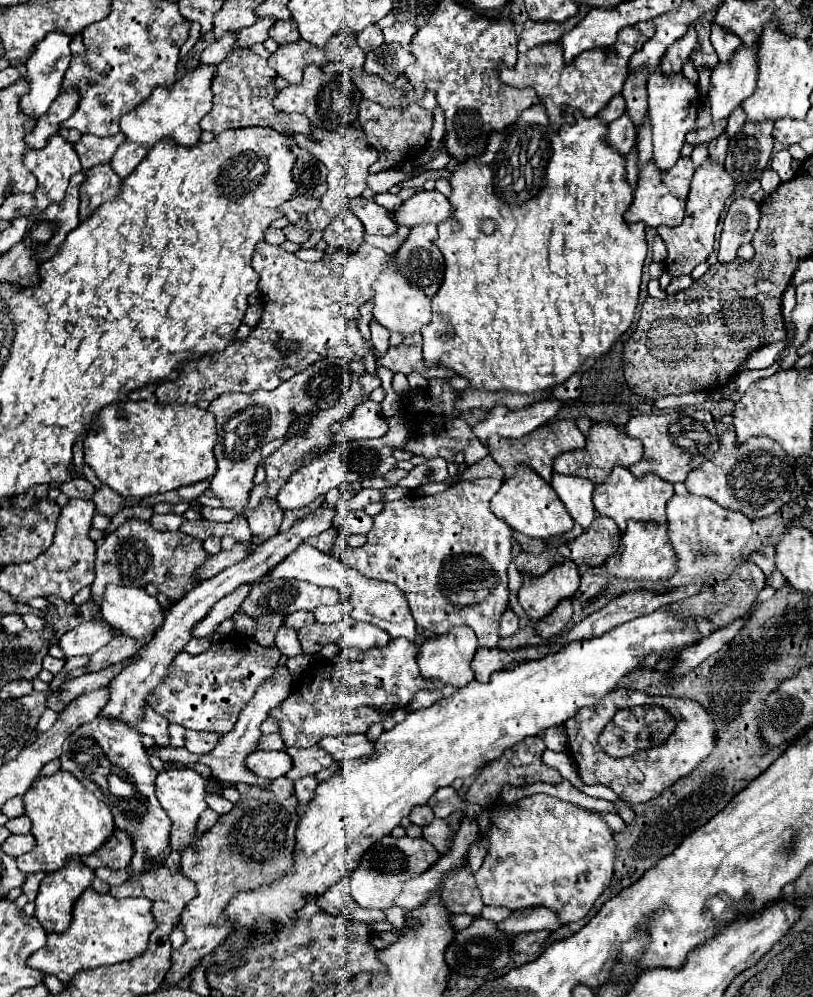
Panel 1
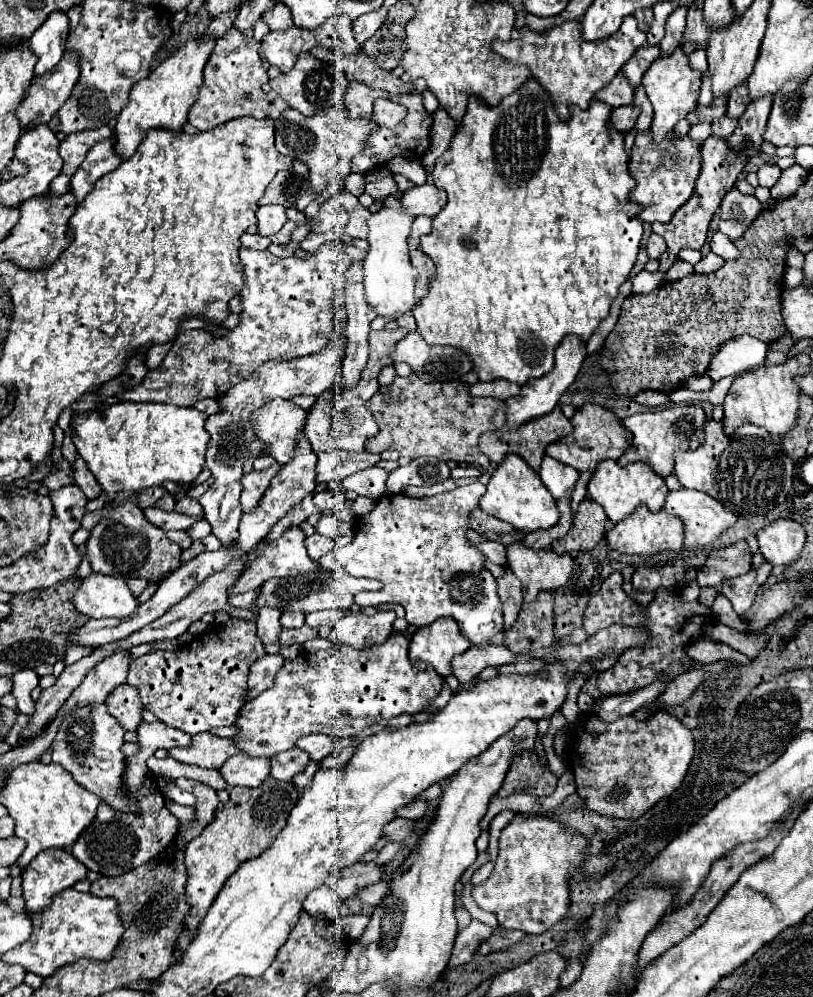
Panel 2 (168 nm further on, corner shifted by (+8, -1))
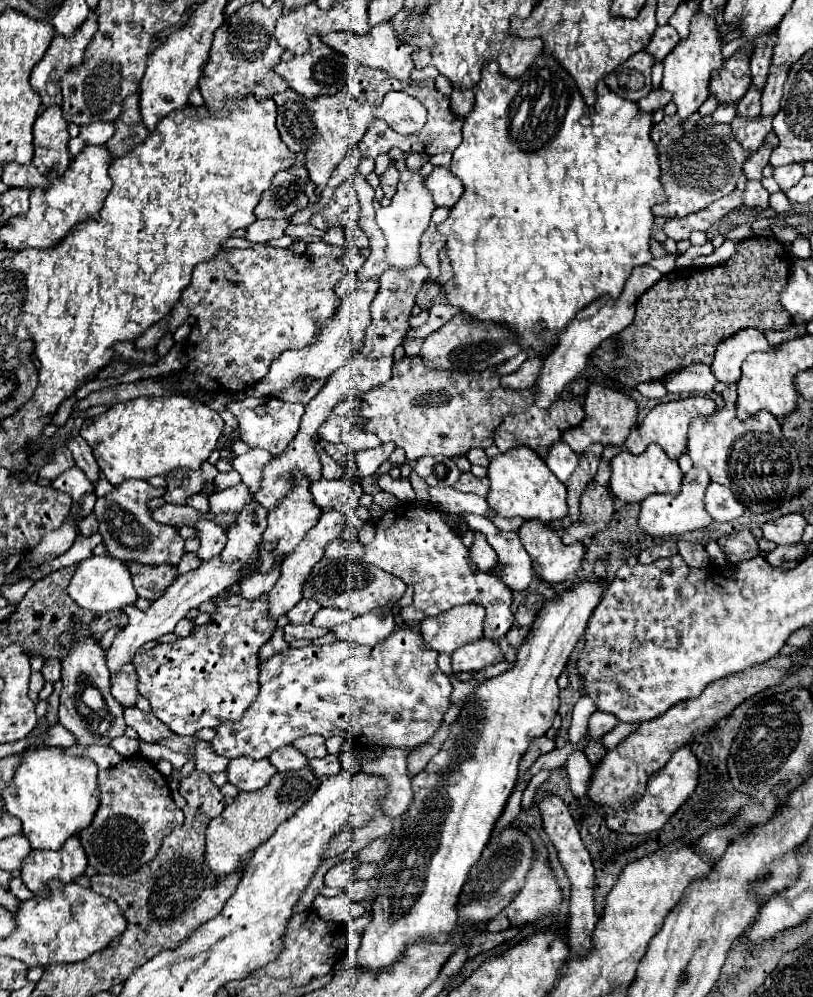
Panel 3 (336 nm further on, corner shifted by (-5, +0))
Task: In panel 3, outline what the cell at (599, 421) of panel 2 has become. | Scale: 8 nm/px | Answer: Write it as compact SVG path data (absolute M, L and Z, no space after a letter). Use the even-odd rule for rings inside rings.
M589 383L587 395L585 395L585 419L579 427L563 431L563 441L577 453L581 455L591 443L601 443L601 445L623 445L629 431L637 423L637 403L629 395L621 391L613 391L605 385L599 383Z

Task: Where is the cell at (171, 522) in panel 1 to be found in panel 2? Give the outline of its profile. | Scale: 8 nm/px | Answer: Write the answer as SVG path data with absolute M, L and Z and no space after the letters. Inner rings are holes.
M146 508L144 516L148 518L148 522L152 522L154 526L162 528L162 530L188 530L196 518L186 516L186 514L178 514L178 512L164 512L158 508Z

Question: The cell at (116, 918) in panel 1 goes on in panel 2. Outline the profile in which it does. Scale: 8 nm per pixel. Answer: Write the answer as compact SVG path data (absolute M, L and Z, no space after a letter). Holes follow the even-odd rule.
M74 888L62 890L54 896L46 912L32 916L34 930L26 944L6 952L2 960L8 964L18 964L26 972L34 972L42 978L52 976L58 968L72 964L80 958L106 962L112 958L114 948L120 944L124 934L124 924L118 914L118 902L114 898L98 898L94 894L84 894Z

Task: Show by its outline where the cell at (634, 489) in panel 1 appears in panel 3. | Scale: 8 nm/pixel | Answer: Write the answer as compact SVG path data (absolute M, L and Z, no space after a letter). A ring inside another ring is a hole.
M651 443L643 455L631 455L629 451L621 451L617 457L611 459L611 469L613 469L613 475L611 475L611 491L617 499L621 499L623 503L641 503L647 495L653 495L653 493L671 493L671 495L677 495L681 491L681 479L683 479L683 473L677 465L675 459L667 457L667 453Z

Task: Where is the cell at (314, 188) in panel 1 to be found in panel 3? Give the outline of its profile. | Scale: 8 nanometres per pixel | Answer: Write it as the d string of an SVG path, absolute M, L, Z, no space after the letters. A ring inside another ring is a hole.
M289 171L275 173L275 179L267 191L263 191L259 205L255 207L257 219L289 219L295 211L307 207L305 183L293 177Z

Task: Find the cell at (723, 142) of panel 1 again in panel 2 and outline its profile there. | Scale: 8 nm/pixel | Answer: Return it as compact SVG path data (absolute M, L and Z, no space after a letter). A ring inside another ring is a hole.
M722 116L722 118L718 118L718 120L712 122L712 134L718 136L718 138L728 138L734 132L736 124L738 124L736 120L732 120L728 116Z

